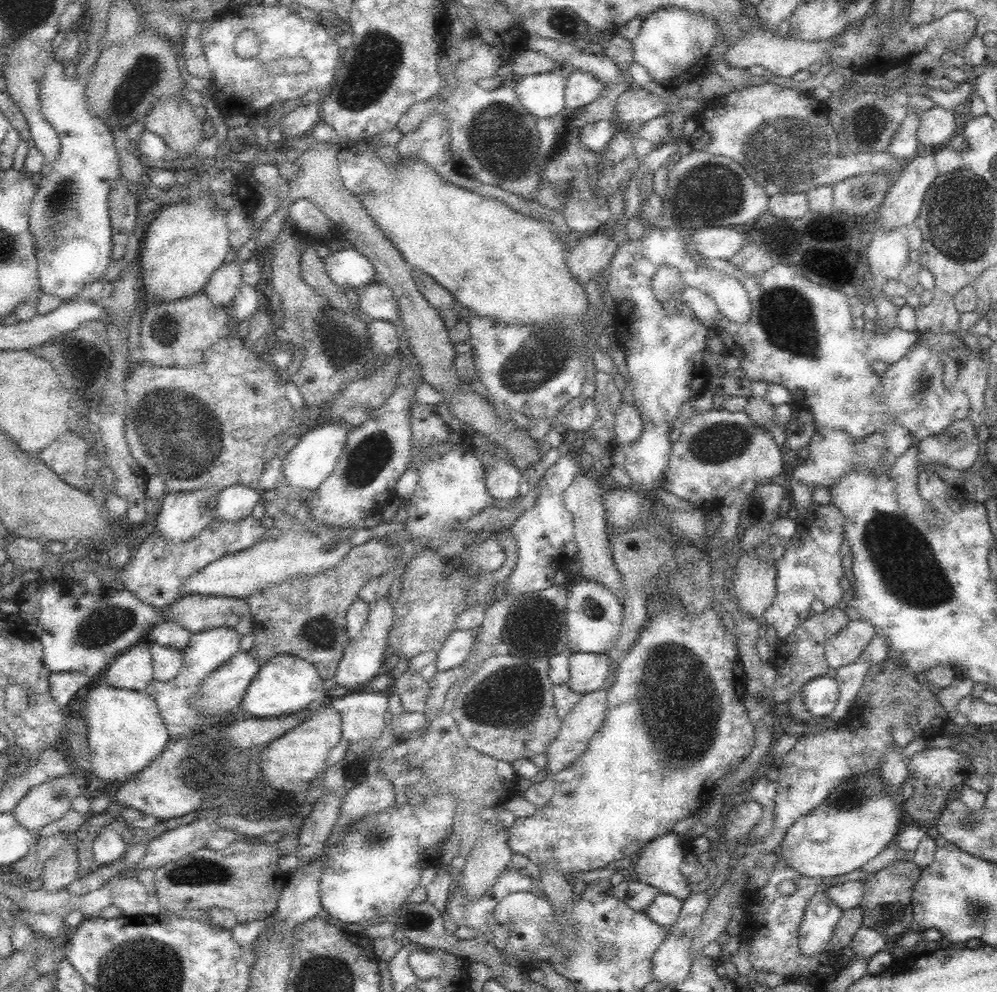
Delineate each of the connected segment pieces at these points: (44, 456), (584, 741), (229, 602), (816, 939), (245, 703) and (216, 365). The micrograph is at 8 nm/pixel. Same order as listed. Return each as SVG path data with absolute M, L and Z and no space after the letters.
M69 430L38 453L42 462L66 484L86 490L86 461L91 441Z
M607 688L582 695L580 702L561 720L556 740L546 750L548 764L544 769L544 774L552 776L571 766L587 750L592 736L600 731L600 726L602 726L607 712Z
M186 594L164 608L160 620L175 622L193 635L211 628L234 628L248 610L245 599Z
M819 891L805 906L799 926L799 950L803 956L814 958L828 948L834 927L844 910Z
M276 655L265 662L255 674L252 682L246 689L239 710L248 716L280 716L280 714L292 713L292 710L300 710L306 707L318 706L322 698L323 678L317 668L307 660L294 655Z
M235 335L228 338L222 338L216 341L210 348L204 351L200 361L194 364L178 368L178 367L158 367L152 366L146 362L141 362L132 366L128 378L124 381L123 387L128 396L129 404L126 411L125 437L129 446L129 451L136 463L146 470L149 475L162 474L165 484L165 492L194 492L194 490L204 490L211 488L212 490L224 490L234 484L240 484L259 490L259 480L264 470L264 462L262 461L262 451L266 448L266 444L274 438L274 436L282 435L286 430L298 426L304 420L307 420L307 408L292 406L285 396L286 377L277 368L275 368L269 360L263 355L259 355L255 350L248 349L243 340Z

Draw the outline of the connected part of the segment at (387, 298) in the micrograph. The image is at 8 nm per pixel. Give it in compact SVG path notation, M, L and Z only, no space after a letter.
M372 282L358 292L356 311L368 315L372 320L384 320L388 323L399 318L398 300L384 282Z

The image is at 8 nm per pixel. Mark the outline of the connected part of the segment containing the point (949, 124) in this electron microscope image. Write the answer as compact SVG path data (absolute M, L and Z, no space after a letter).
M940 105L921 111L919 115L919 127L917 128L917 139L923 146L938 146L948 143L955 135L956 118L954 111L944 109Z

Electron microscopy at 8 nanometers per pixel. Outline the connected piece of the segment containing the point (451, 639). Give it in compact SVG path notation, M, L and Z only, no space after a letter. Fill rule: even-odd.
M454 630L437 652L436 668L448 670L463 665L473 650L475 636L472 630Z

